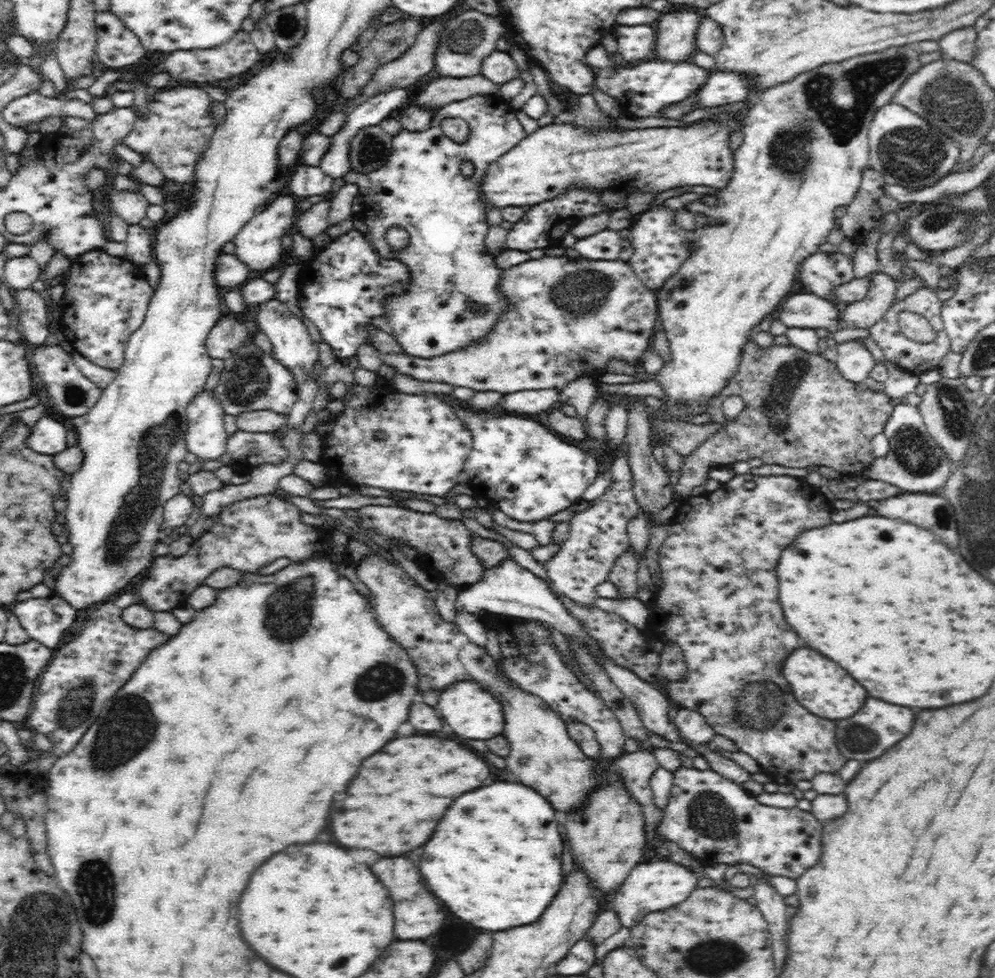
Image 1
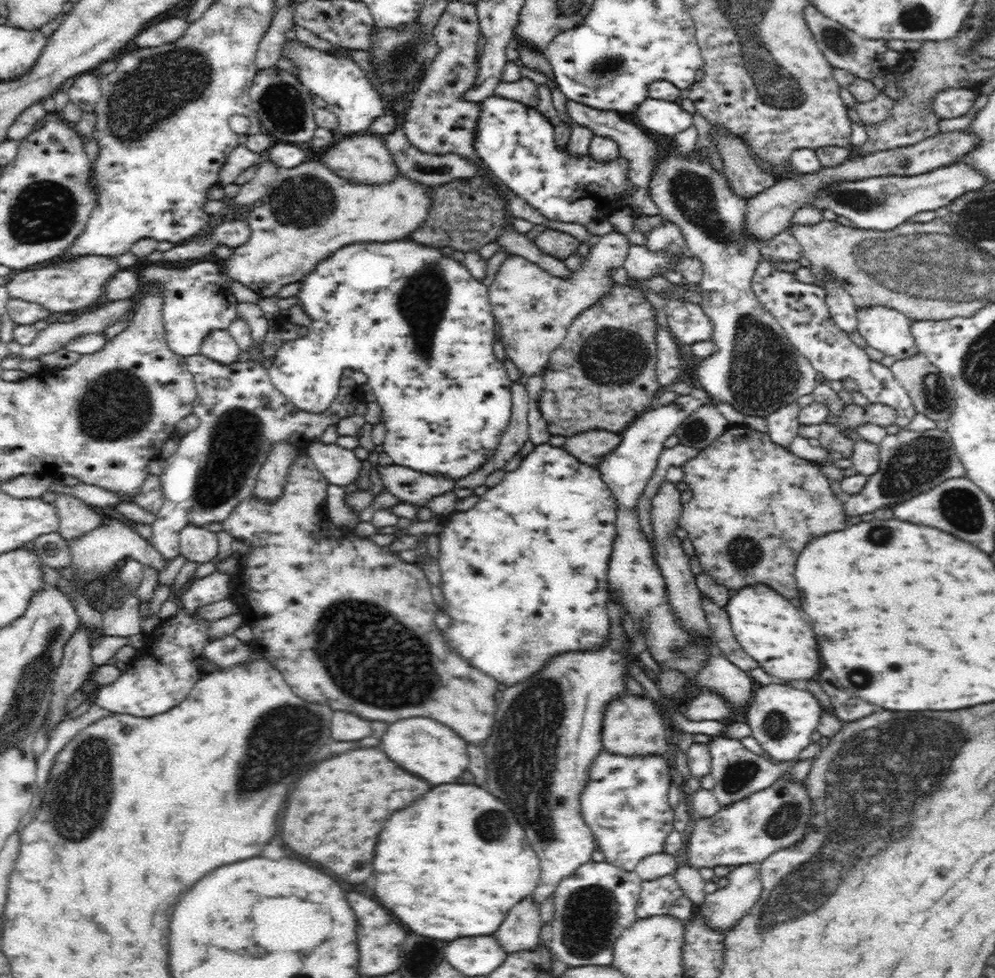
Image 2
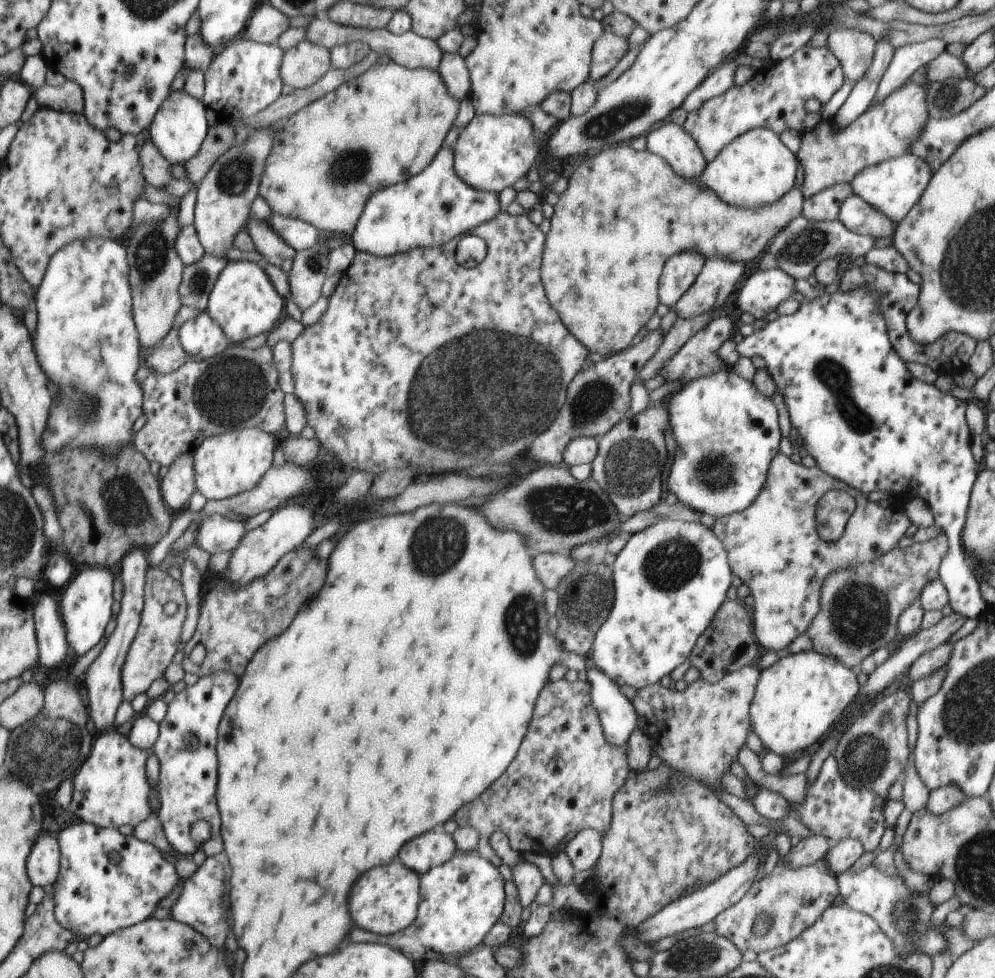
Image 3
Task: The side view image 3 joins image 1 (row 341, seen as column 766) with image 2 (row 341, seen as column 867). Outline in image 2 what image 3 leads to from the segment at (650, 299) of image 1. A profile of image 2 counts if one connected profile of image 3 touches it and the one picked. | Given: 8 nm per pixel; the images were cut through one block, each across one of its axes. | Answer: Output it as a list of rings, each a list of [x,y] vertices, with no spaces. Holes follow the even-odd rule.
[[[615,229],[604,236],[596,238],[595,245],[589,250],[589,254],[585,256],[585,259],[582,260],[580,268],[572,271],[567,279],[556,277],[542,269],[540,265],[534,264],[521,256],[512,255],[500,265],[494,280],[489,286],[489,302],[492,315],[495,324],[500,326],[500,336],[496,340],[504,346],[507,358],[516,365],[515,368],[522,375],[547,374],[551,353],[562,344],[573,321],[610,293],[610,288],[612,288],[614,282],[610,272],[623,267],[630,245],[632,244],[626,239],[626,234],[619,233]]]

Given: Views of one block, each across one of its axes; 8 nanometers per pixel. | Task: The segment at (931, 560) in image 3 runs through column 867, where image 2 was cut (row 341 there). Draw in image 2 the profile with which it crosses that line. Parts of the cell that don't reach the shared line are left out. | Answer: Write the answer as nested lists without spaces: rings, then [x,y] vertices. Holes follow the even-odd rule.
[[[615,281],[608,295],[573,321],[562,344],[551,353],[546,371],[548,380],[538,402],[551,436],[568,438],[589,430],[622,434],[630,422],[604,422],[604,414],[614,416],[610,420],[632,420],[638,412],[644,413],[654,406],[660,393],[655,372],[658,326],[656,312],[643,290],[622,286]]]

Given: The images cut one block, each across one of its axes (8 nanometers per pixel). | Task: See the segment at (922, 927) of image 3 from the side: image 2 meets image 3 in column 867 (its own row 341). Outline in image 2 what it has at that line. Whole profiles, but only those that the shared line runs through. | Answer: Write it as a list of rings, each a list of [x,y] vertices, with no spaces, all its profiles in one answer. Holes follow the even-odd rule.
[[[878,306],[857,310],[857,332],[872,348],[895,360],[920,354],[910,333],[910,326],[914,322],[892,308]]]

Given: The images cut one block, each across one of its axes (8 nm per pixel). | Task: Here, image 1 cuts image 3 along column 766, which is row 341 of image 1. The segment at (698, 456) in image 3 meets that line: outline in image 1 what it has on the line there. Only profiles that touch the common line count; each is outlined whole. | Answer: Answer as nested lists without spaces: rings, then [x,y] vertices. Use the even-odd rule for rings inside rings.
[[[498,94],[469,97],[436,110],[428,130],[412,132],[401,127],[399,133],[392,137],[392,152],[388,162],[378,170],[369,173],[350,170],[343,176],[346,183],[358,186],[359,194],[362,195],[367,209],[363,222],[369,228],[369,233],[364,235],[370,245],[378,251],[378,255],[397,258],[408,265],[410,284],[404,293],[389,297],[385,311],[385,317],[392,327],[392,336],[406,355],[432,359],[447,355],[448,352],[460,352],[460,348],[466,348],[488,336],[496,322],[506,314],[510,301],[499,290],[503,270],[494,265],[496,256],[490,255],[484,245],[484,238],[490,227],[486,223],[486,212],[490,206],[481,198],[479,184],[489,164],[515,147],[526,135],[516,119],[513,106]],[[444,118],[465,120],[469,126],[468,138],[458,143],[446,137],[440,127]],[[462,162],[471,162],[474,165],[472,176],[462,175]],[[392,226],[400,226],[408,231],[410,243],[403,251],[392,251],[386,243],[386,230]]]

